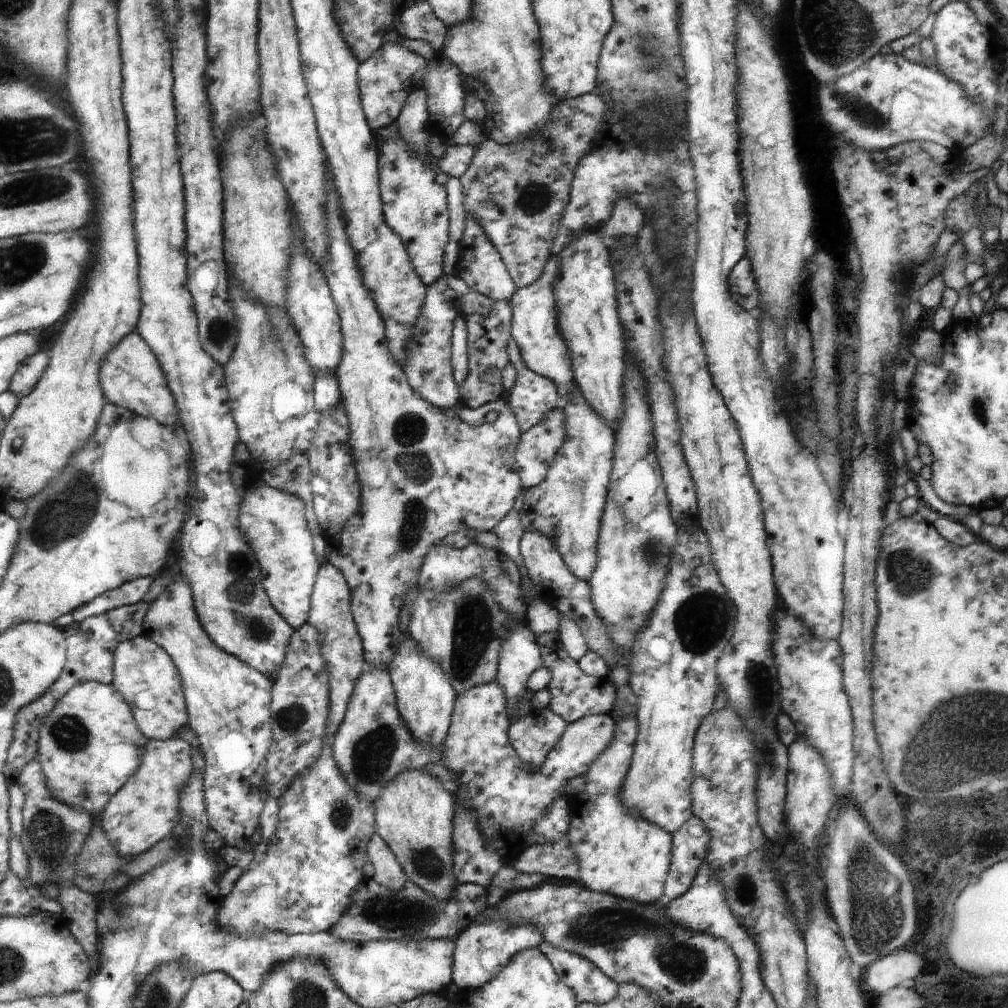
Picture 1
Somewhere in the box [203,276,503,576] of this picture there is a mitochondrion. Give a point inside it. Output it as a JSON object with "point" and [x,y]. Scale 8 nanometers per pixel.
{"point":[410,429]}

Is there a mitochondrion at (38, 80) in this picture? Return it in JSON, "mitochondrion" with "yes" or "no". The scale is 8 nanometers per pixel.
{"mitochondrion":"no"}

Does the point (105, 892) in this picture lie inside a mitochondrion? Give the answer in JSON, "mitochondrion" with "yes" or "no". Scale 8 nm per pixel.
{"mitochondrion":"no"}

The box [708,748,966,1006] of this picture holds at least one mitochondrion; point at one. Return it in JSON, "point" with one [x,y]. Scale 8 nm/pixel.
{"point":[875,897]}

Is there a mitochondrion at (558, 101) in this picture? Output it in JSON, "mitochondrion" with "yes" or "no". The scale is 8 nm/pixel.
{"mitochondrion":"no"}

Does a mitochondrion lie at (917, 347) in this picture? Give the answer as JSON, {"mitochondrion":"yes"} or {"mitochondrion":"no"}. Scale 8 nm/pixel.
{"mitochondrion":"no"}

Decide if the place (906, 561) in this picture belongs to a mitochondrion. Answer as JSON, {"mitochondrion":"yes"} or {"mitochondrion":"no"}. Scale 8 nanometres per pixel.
{"mitochondrion":"yes"}

